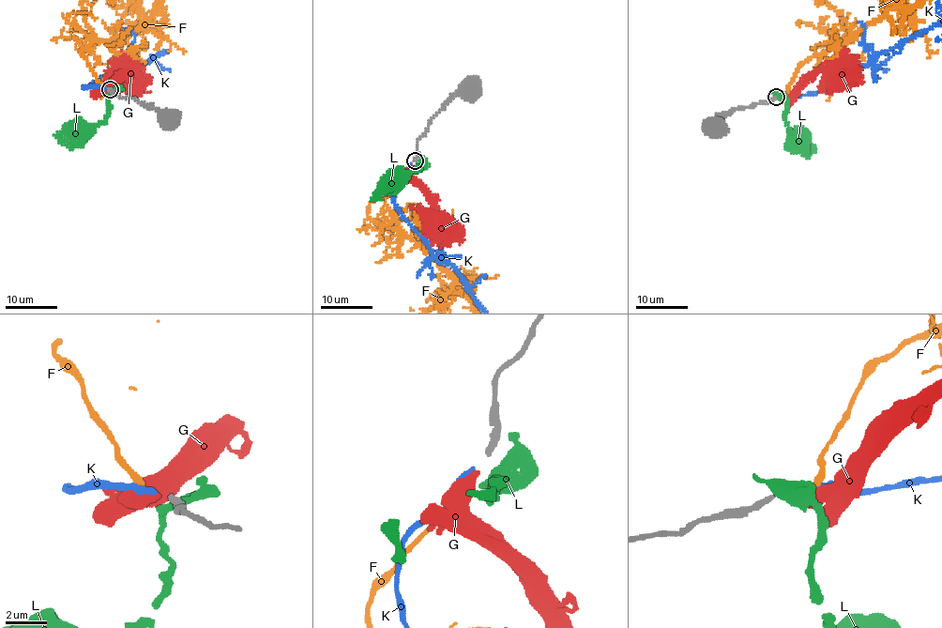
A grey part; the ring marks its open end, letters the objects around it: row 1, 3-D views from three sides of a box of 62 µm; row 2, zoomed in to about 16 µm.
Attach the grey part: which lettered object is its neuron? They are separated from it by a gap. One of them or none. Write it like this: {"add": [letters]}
{"add": ["K"]}

